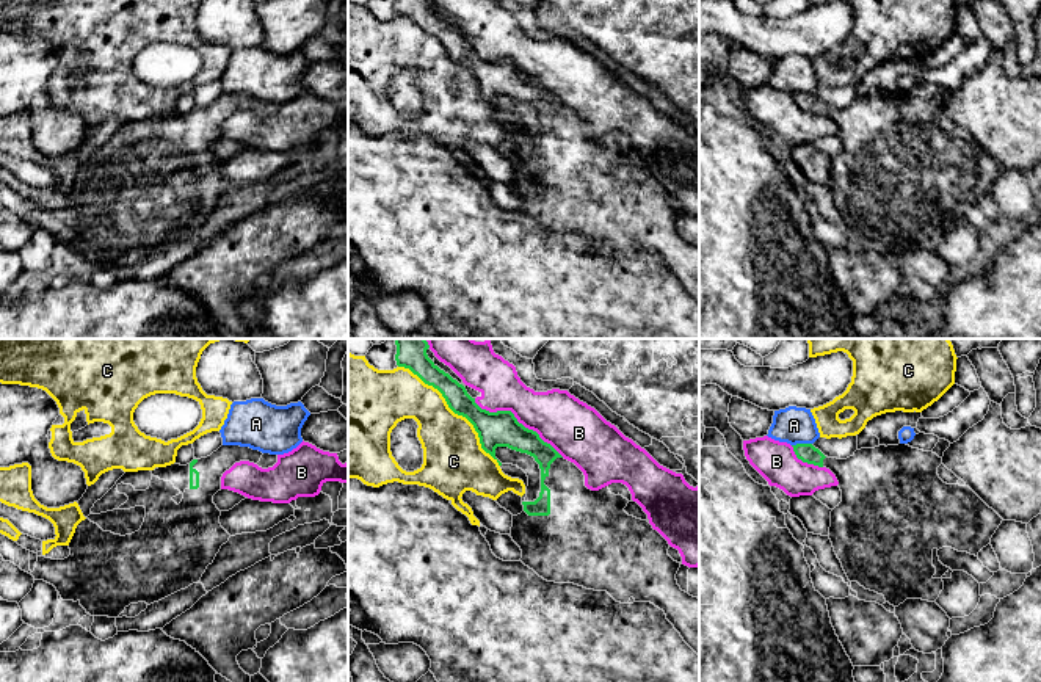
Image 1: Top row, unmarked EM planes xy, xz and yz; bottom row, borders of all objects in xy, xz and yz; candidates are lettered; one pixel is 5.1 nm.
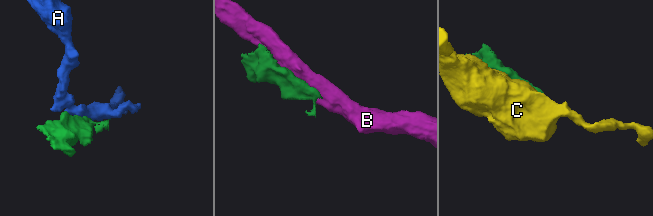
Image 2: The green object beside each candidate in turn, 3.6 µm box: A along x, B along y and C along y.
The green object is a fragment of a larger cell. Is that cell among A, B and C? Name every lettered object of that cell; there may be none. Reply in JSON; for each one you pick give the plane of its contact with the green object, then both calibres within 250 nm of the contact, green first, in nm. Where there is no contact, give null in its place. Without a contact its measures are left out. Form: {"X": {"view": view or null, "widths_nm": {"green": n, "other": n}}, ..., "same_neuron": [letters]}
{"same_neuron": []}

